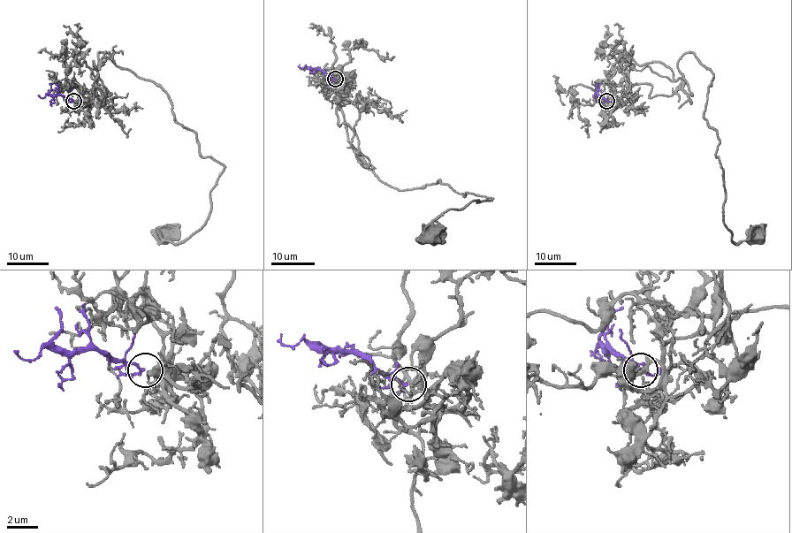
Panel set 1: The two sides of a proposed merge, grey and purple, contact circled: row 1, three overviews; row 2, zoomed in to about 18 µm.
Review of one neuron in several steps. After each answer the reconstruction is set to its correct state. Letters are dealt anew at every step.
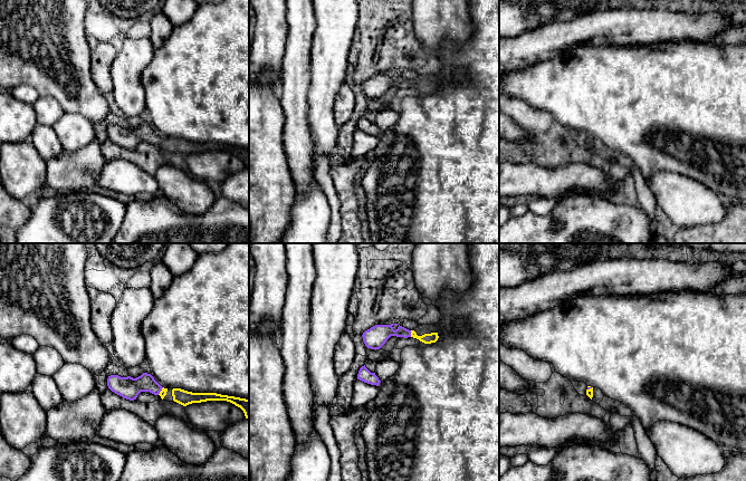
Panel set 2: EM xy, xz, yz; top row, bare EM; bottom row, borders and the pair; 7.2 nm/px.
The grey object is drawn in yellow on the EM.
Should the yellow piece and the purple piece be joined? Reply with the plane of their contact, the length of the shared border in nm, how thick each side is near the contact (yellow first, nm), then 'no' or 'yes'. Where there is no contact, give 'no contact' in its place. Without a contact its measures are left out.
meets yellow in xz; contact 50 nm long; 80 nm thick on the yellow side, 160 nm on the other; yes

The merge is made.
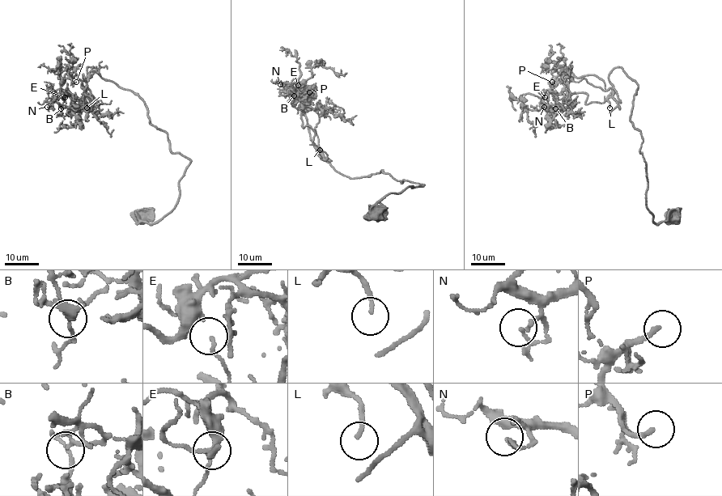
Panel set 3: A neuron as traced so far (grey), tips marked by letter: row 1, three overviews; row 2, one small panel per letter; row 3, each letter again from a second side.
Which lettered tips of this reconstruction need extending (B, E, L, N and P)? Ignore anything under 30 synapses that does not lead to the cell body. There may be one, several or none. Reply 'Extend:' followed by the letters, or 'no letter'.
Extend: L, P

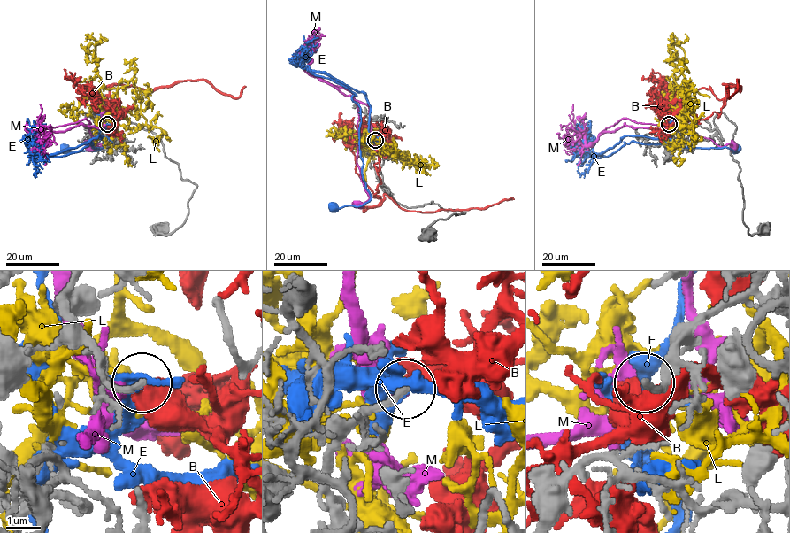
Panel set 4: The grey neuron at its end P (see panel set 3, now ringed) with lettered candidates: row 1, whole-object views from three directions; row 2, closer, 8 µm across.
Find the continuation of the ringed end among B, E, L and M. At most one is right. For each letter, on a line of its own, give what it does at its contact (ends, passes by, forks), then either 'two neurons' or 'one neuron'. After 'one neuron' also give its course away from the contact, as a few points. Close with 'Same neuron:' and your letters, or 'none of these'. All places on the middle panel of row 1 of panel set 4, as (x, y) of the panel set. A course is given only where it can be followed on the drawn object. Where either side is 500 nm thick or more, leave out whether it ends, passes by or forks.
B: two neurons
E: it ends there; two neurons
L: it ends there; two neurons
M: two neurons
Same neuron: none of these

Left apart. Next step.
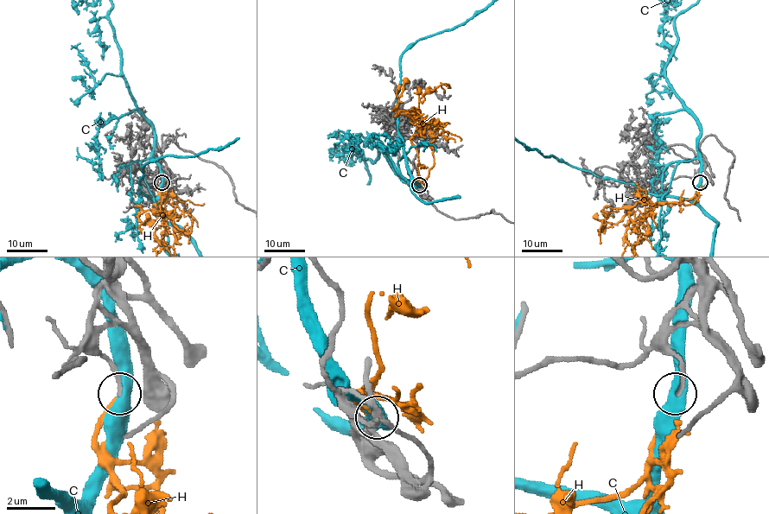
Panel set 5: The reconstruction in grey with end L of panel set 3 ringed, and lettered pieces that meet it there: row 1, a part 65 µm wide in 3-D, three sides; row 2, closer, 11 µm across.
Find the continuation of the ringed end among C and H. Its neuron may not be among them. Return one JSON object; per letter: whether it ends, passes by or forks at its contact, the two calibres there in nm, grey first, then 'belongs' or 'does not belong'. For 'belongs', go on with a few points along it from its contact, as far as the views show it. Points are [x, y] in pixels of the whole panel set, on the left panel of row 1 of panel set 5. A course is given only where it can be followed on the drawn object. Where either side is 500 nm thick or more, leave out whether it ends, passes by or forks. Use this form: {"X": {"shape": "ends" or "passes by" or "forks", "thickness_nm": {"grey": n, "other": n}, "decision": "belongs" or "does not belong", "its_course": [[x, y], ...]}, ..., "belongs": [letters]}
{"C": {"shape": "passes by", "thickness_nm": {"grey": 220, "other": 460}, "decision": "does not belong"}, "H": {"shape": "ends", "thickness_nm": {"grey": 110, "other": 170}, "decision": "belongs", "its_course": [[162, 182], [160, 204], [153, 204], [162, 211], [162, 199], [162, 210], [187, 233], [190, 219]]}, "belongs": ["H"]}

